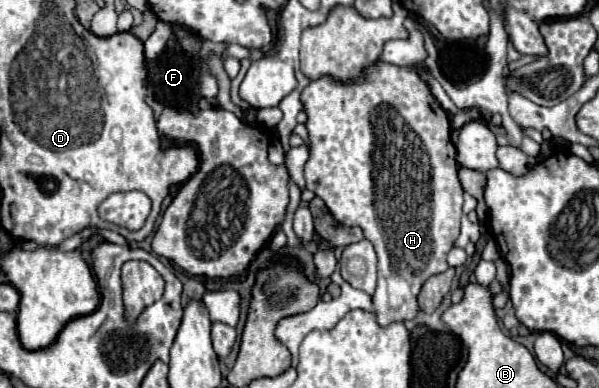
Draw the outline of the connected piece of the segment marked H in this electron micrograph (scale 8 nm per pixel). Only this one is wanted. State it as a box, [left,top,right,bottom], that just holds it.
[301,61,463,325]

